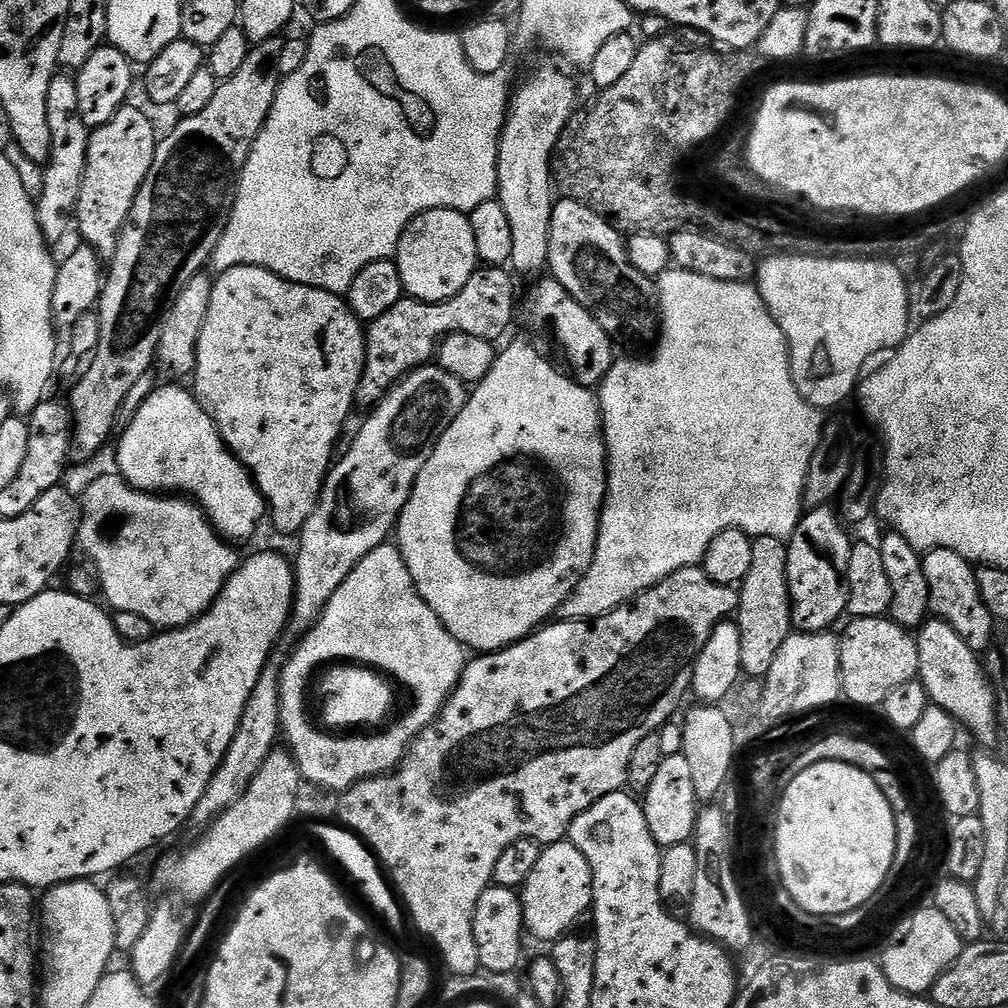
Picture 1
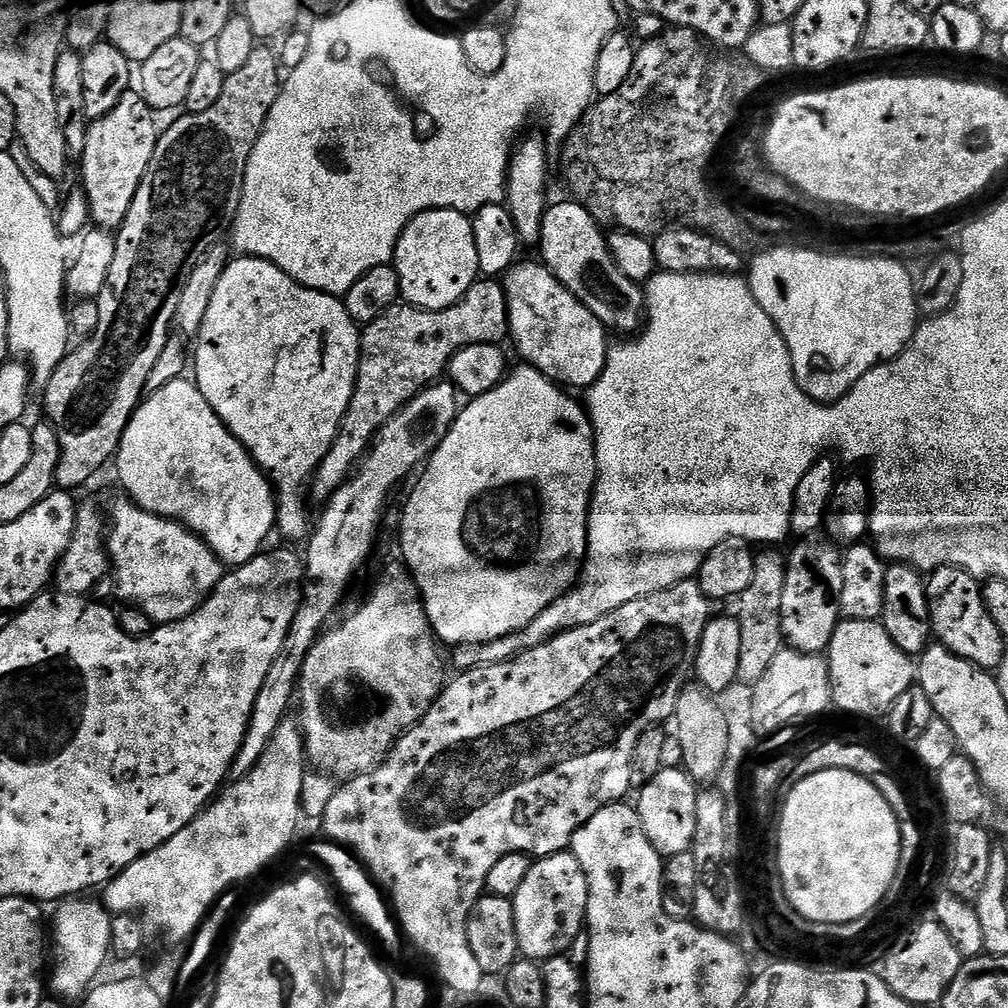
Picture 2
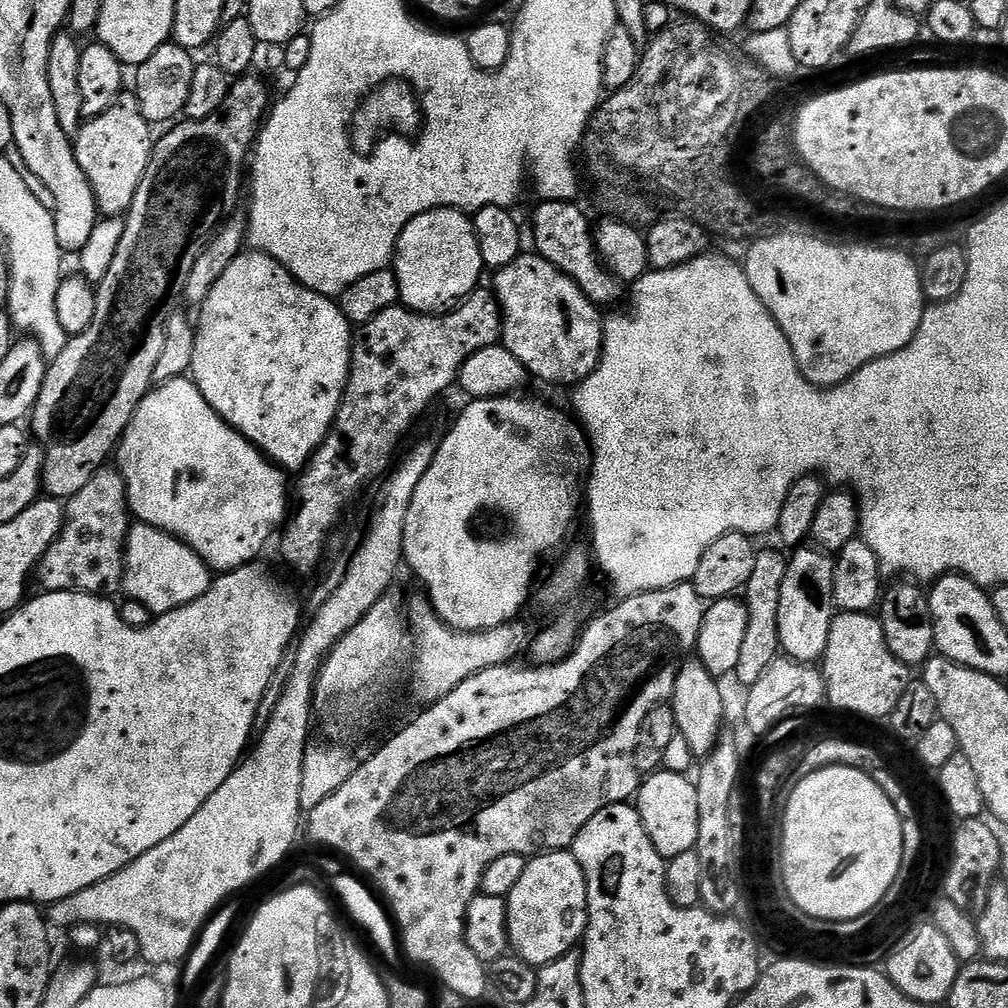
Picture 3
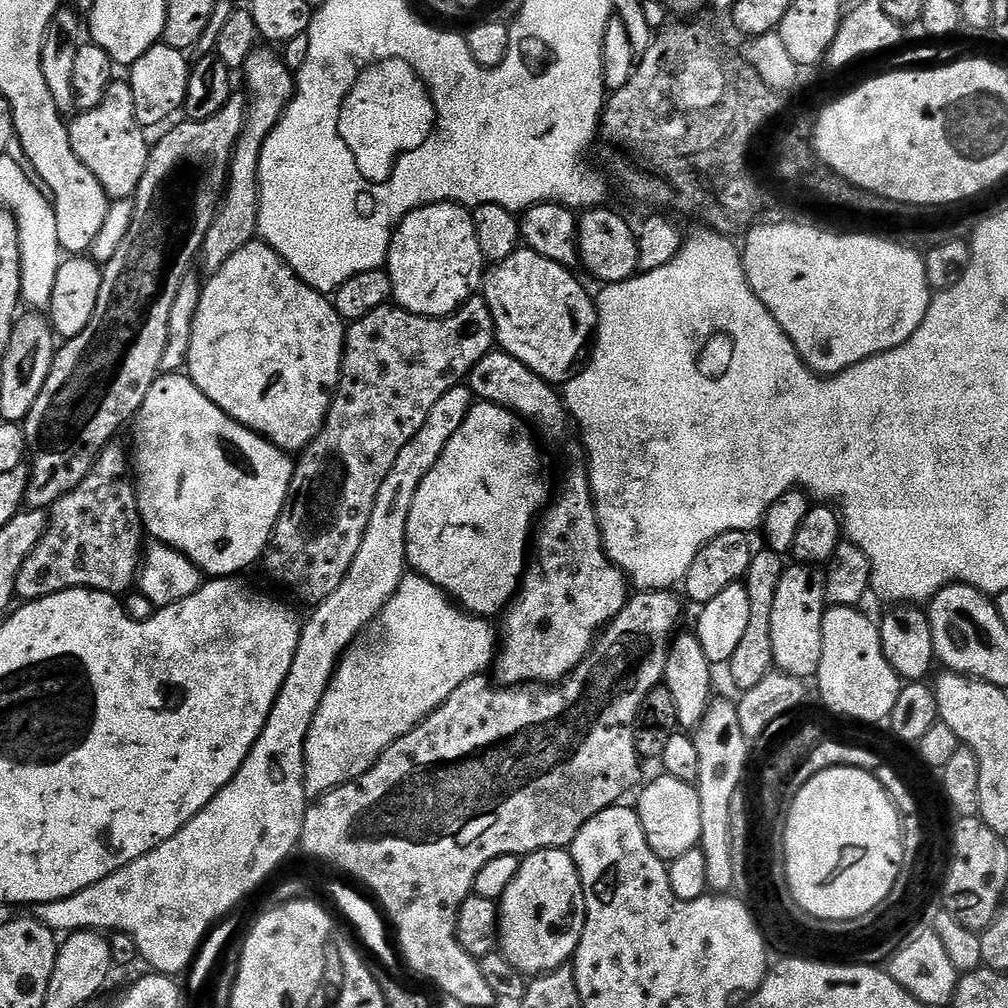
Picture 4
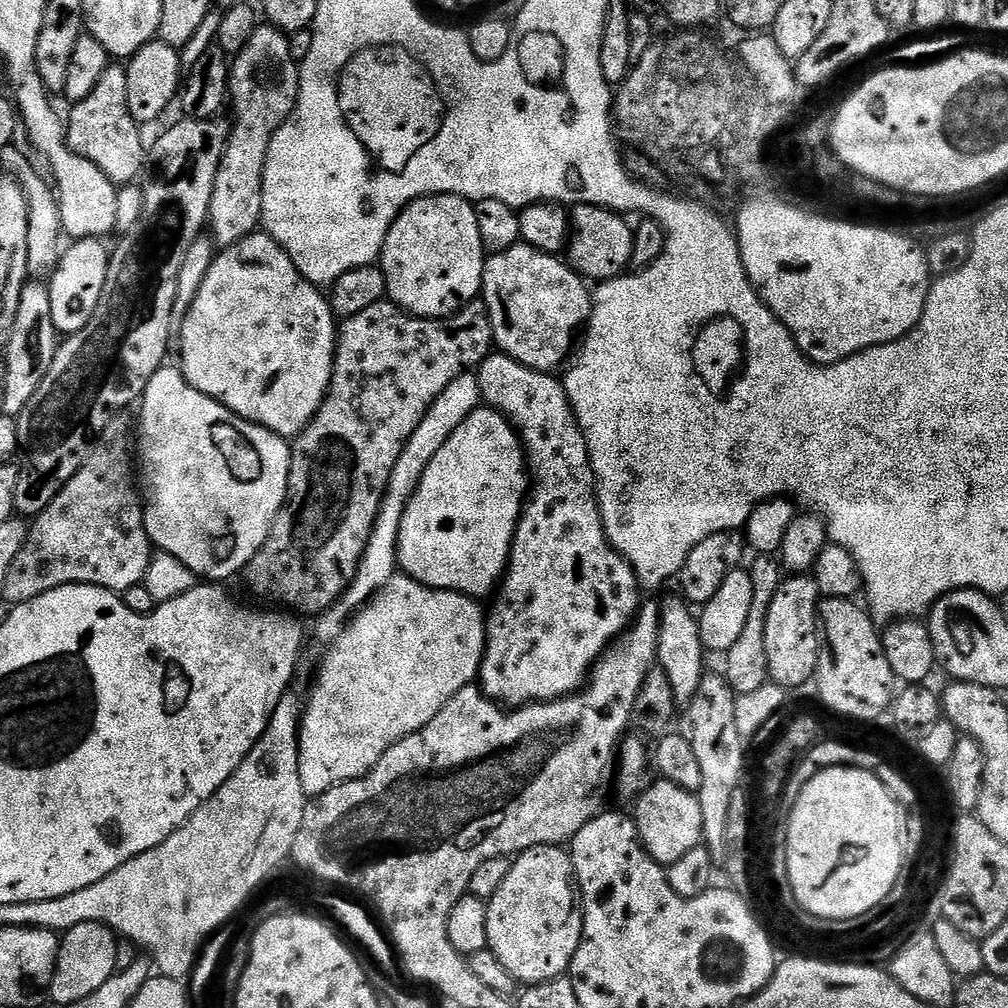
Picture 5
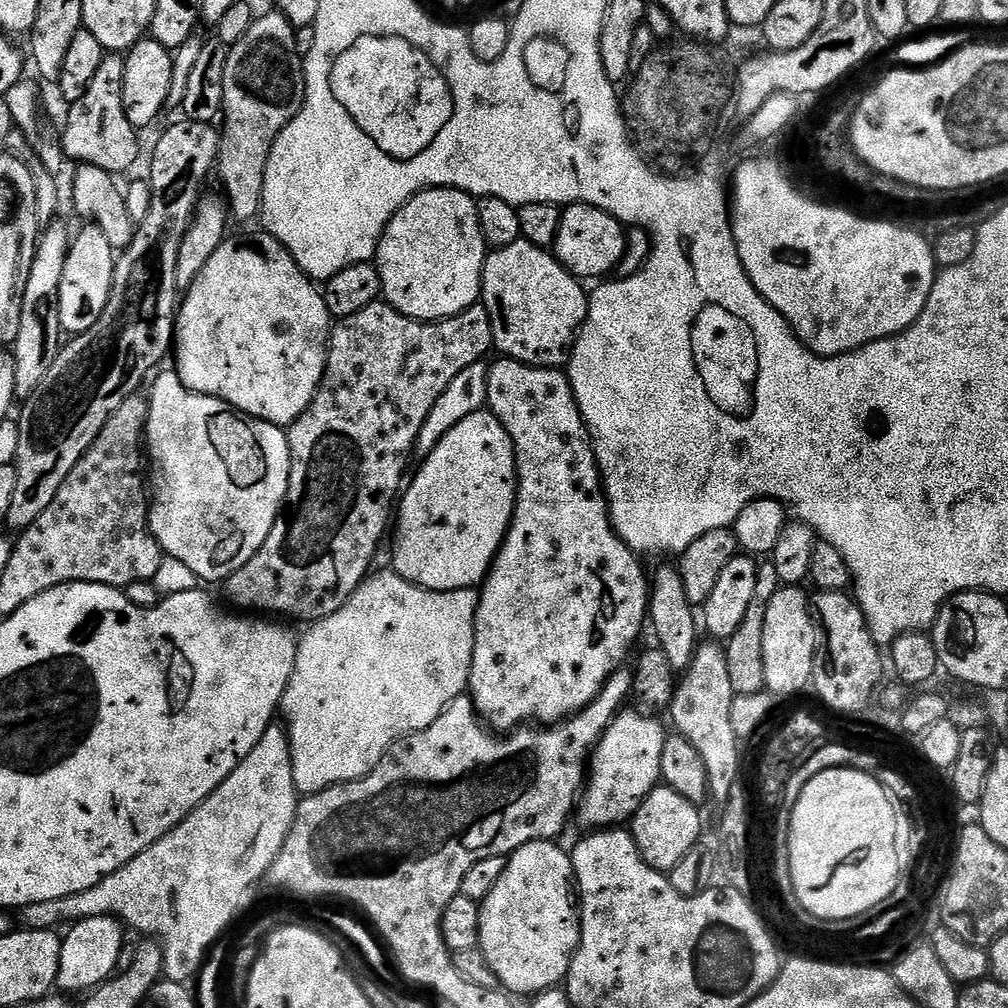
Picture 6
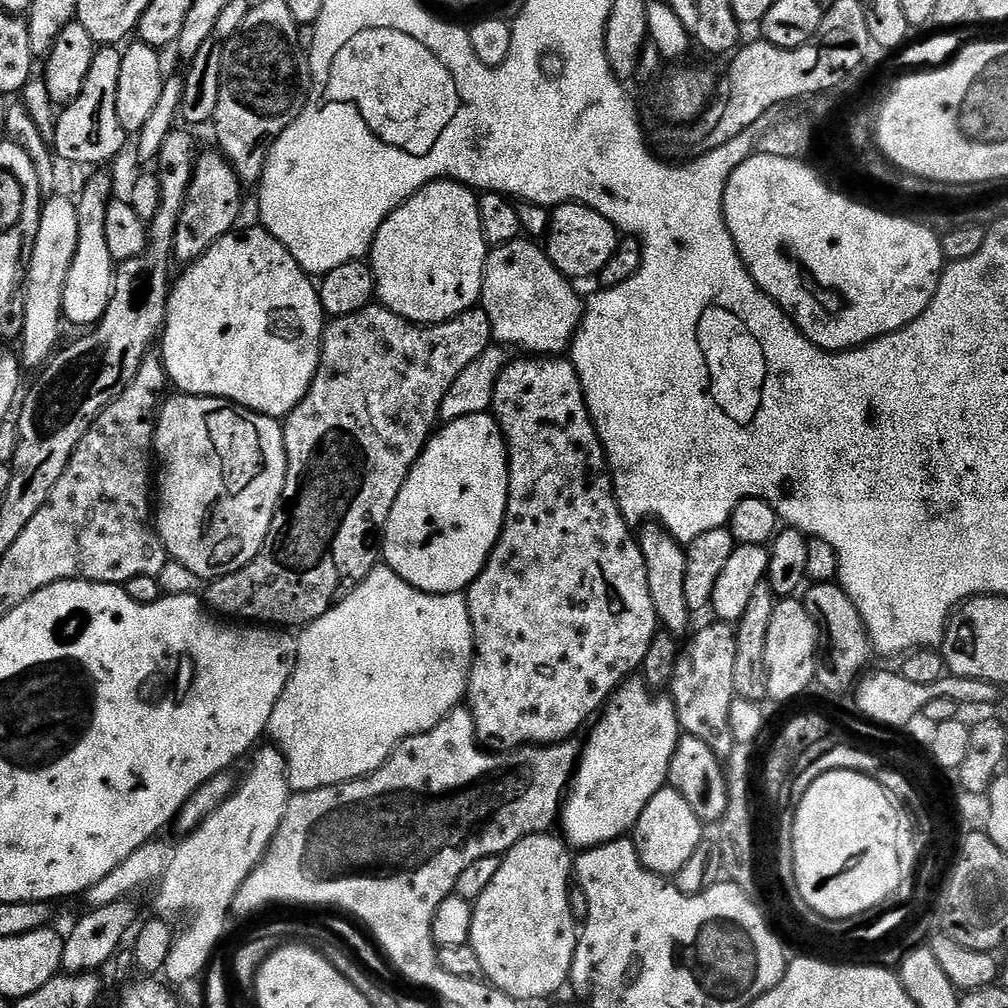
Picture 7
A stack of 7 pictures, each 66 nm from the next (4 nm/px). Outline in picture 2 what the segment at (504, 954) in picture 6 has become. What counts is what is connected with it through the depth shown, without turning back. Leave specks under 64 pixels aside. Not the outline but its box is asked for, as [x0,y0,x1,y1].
[511,851,588,962]

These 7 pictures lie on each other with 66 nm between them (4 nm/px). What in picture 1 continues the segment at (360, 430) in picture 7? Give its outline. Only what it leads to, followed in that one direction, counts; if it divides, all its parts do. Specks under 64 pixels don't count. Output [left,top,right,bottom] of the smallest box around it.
[356,268,516,401]

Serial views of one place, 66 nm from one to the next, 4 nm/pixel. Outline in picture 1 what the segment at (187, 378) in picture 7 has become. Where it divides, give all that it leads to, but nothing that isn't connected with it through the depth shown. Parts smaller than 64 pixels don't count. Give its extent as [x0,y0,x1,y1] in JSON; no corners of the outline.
[194,265,365,533]

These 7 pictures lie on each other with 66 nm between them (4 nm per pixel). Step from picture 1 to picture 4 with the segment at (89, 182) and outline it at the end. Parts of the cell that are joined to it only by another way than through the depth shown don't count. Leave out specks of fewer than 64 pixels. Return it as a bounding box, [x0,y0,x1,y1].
[68,79,150,201]

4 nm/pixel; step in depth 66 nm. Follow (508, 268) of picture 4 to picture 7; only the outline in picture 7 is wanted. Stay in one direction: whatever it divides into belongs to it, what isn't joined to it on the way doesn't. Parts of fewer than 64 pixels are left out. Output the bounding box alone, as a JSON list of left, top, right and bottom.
[479,238,585,358]

